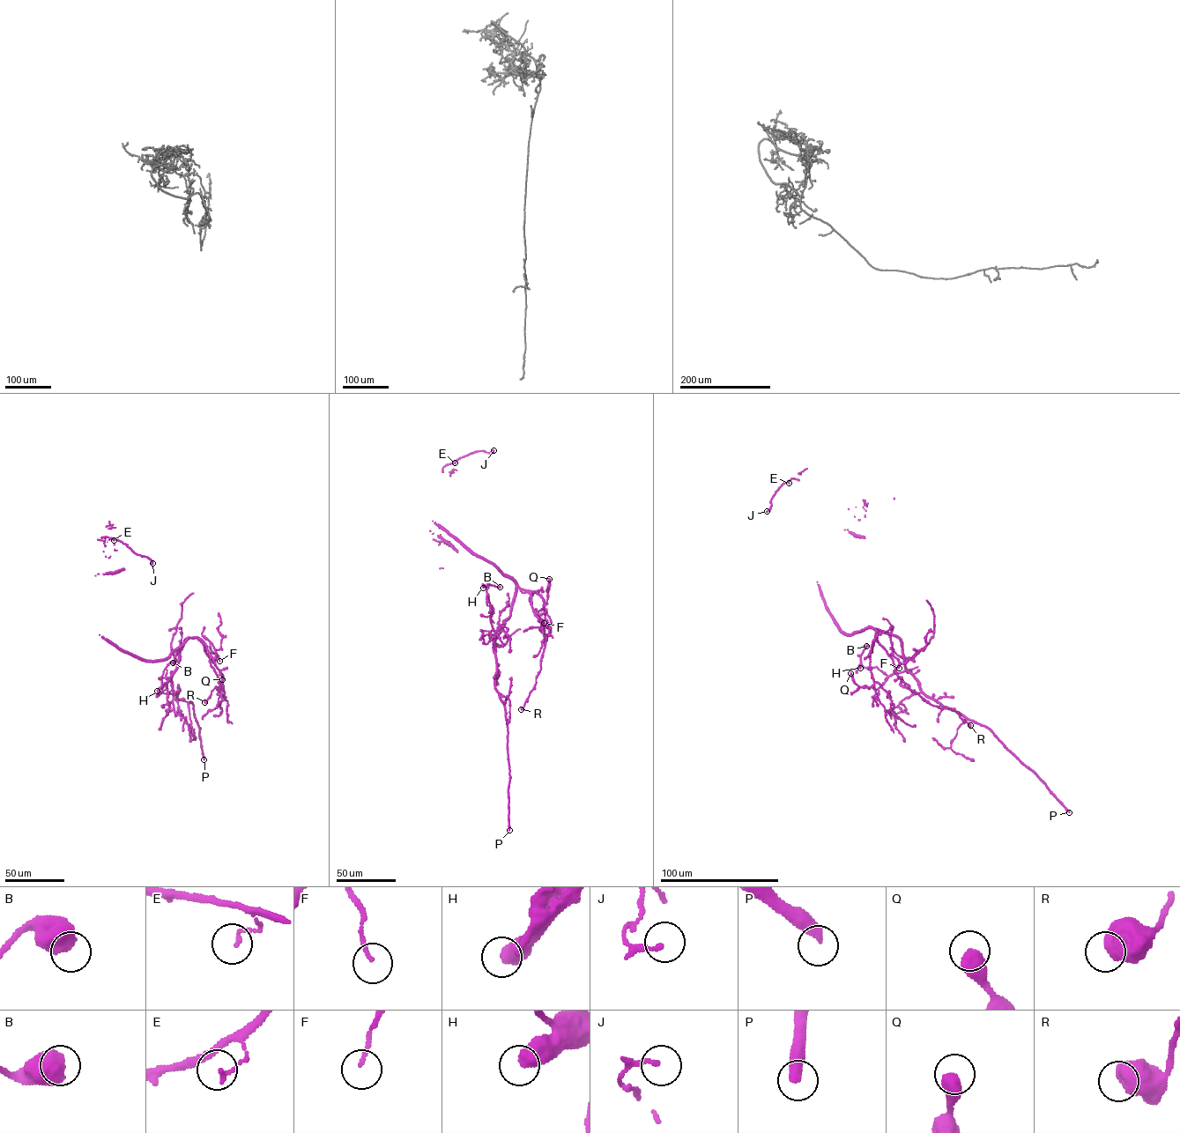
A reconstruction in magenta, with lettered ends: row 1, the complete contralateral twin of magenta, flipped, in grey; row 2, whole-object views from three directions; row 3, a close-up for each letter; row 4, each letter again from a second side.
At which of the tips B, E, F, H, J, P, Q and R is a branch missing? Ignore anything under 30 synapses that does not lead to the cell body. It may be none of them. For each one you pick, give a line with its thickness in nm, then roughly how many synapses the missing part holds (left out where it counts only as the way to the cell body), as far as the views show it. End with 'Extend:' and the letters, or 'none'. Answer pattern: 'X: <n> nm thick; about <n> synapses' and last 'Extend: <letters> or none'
P: 400 nm thick; about 500 synapses
Extend: P

